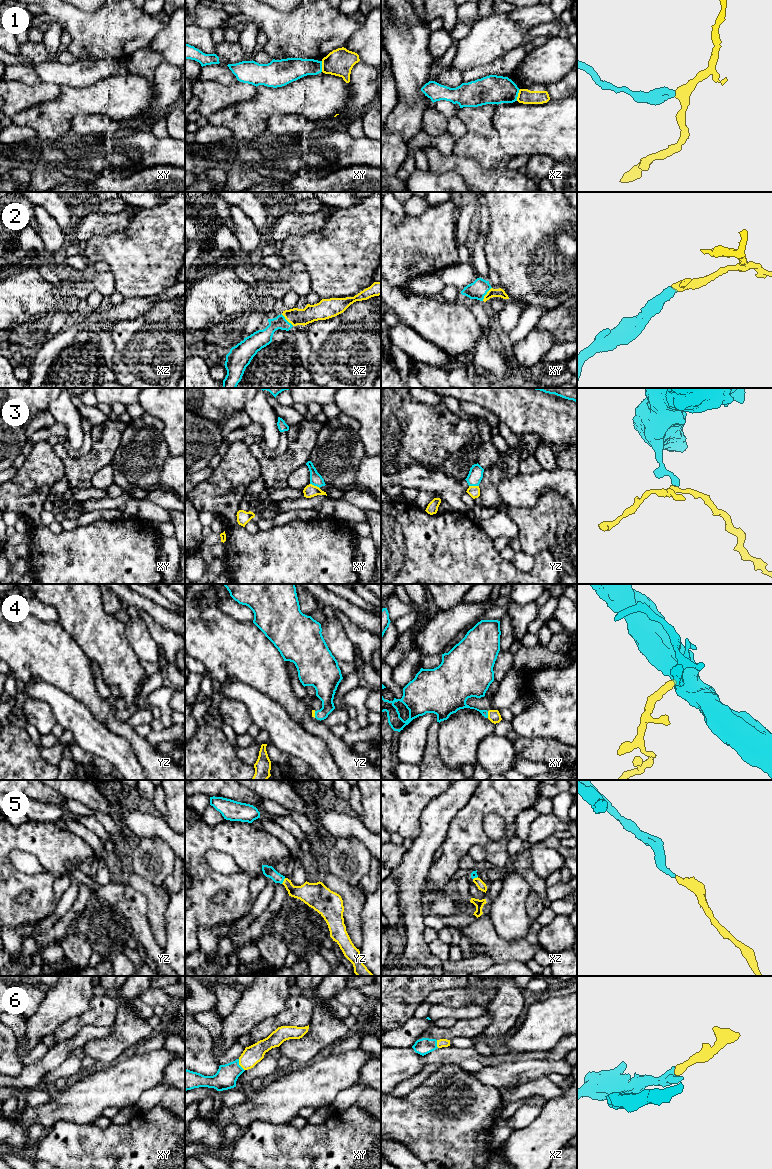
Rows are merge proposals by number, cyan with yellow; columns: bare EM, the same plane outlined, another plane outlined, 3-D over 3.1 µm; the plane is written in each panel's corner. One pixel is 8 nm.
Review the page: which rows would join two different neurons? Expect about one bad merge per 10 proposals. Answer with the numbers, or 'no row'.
1, 3

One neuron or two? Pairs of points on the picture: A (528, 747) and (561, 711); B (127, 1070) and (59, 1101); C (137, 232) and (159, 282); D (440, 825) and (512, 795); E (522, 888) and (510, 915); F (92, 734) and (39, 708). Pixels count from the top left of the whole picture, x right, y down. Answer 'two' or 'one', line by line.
A: two
B: one
C: one
D: two
E: one
F: two

